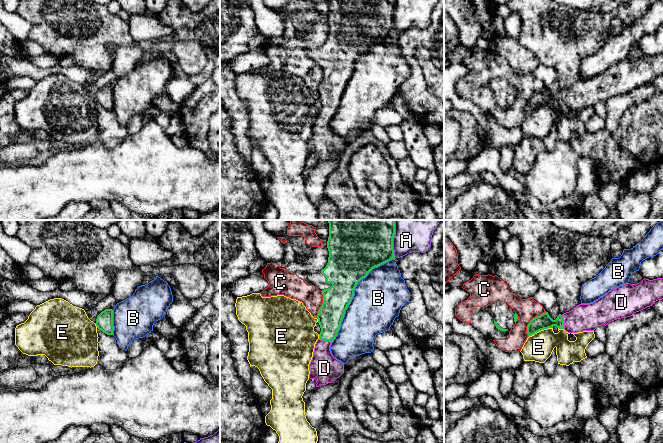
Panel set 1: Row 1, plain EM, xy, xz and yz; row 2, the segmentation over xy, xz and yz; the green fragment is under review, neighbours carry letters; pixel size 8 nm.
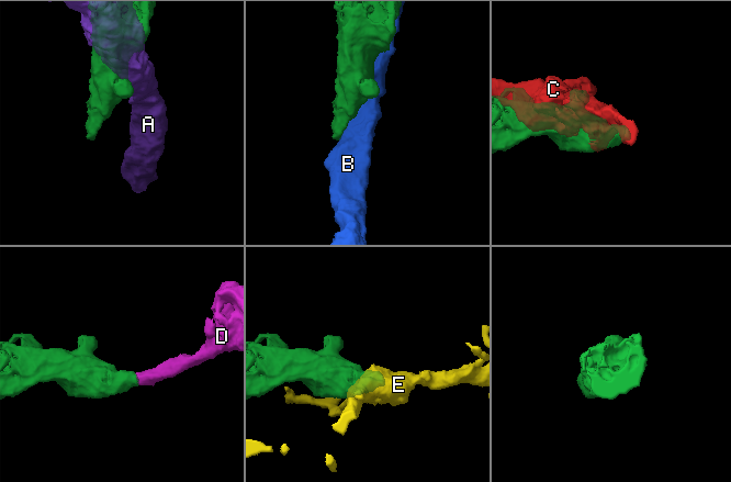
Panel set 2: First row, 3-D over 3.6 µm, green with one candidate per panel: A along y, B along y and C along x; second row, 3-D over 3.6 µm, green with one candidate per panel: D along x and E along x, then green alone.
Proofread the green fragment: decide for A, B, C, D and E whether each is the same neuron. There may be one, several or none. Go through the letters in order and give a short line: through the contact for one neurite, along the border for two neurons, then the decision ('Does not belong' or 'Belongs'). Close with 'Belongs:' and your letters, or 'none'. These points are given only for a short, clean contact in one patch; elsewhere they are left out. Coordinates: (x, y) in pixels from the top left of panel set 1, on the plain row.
A: Does not belong
B: Does not belong
C: Does not belong
D: Line: yz (544, 97), (563, 98), (575, 97), (584, 93). Belongs
E: Line: yz (552, 103), (541, 105), (529, 112). Does not belong
Belongs: D

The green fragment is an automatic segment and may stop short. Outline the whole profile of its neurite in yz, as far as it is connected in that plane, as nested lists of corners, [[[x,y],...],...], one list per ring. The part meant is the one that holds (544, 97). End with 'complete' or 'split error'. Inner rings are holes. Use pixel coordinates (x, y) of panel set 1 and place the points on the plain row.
[[[644,54],[637,60],[620,61],[593,79],[579,80],[571,87],[559,90],[555,96],[545,87],[530,97],[527,109],[532,112],[554,102],[568,109],[594,107],[598,102],[630,93],[662,75],[663,54]]] | split error

